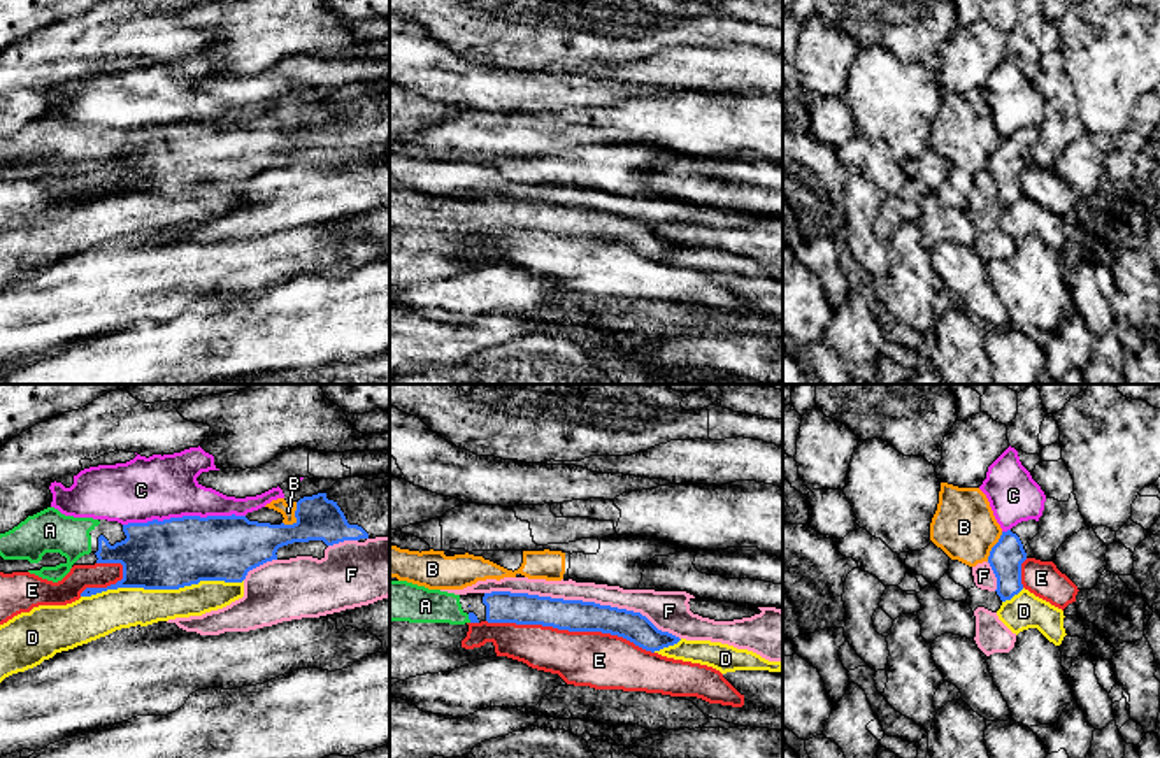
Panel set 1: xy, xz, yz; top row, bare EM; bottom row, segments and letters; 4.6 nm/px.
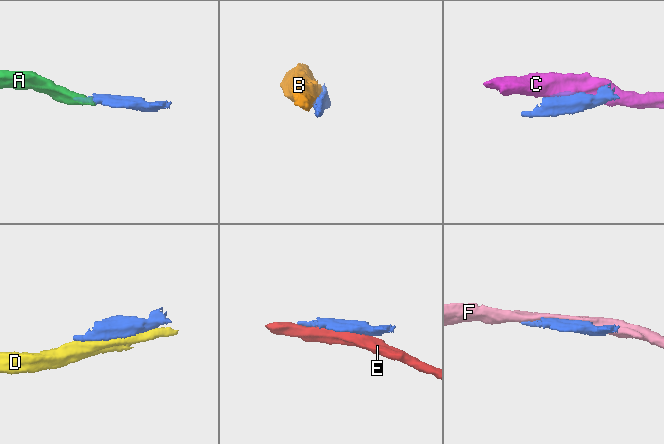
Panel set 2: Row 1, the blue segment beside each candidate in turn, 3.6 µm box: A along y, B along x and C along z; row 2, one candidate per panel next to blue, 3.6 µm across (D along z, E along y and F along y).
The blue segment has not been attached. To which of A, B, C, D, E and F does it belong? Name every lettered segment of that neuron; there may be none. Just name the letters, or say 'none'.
A

